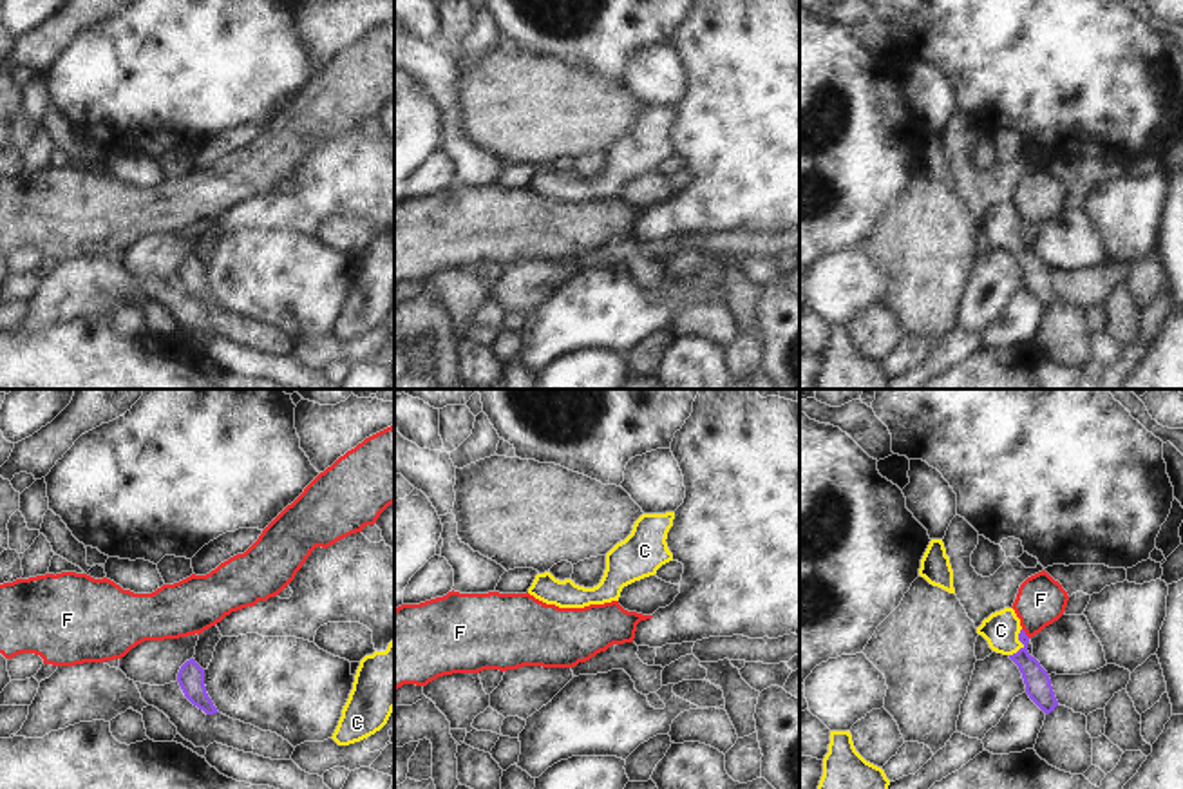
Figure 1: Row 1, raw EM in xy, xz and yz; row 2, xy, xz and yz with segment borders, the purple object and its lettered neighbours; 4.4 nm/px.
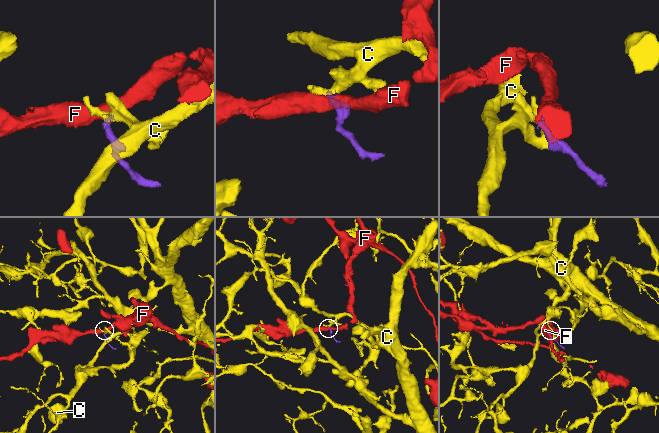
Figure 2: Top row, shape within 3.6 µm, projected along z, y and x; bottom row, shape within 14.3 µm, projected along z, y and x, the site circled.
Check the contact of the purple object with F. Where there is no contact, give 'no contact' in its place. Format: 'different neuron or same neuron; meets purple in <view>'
different neuron; meets purple in yz

